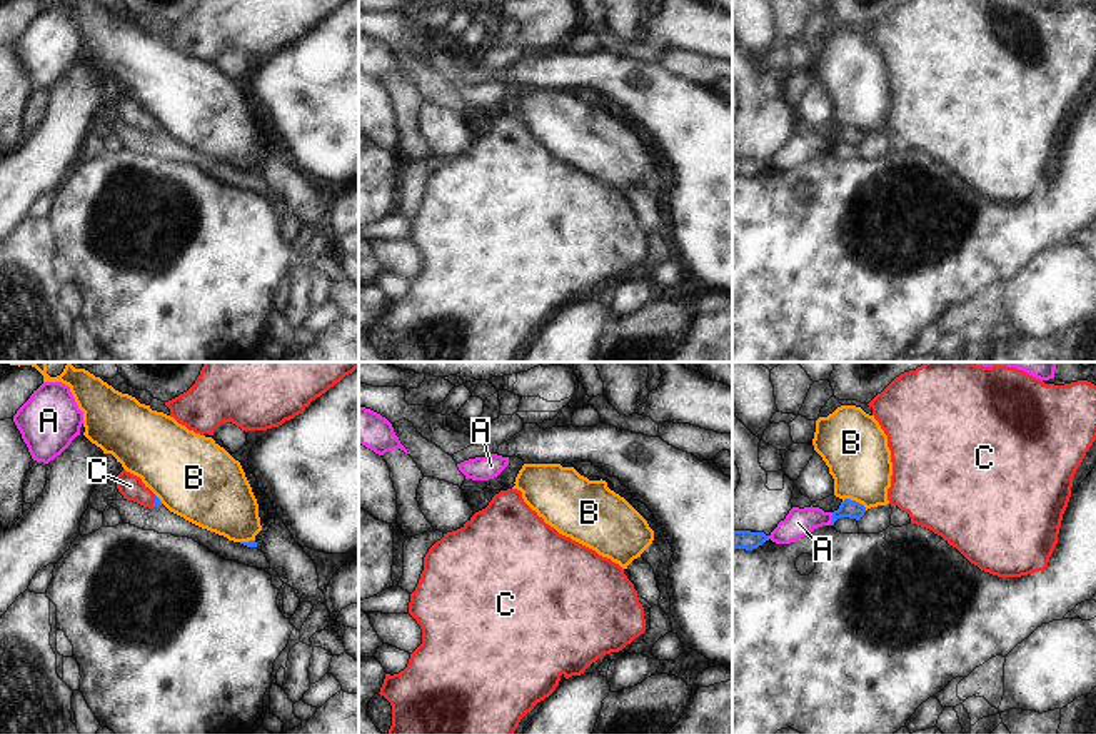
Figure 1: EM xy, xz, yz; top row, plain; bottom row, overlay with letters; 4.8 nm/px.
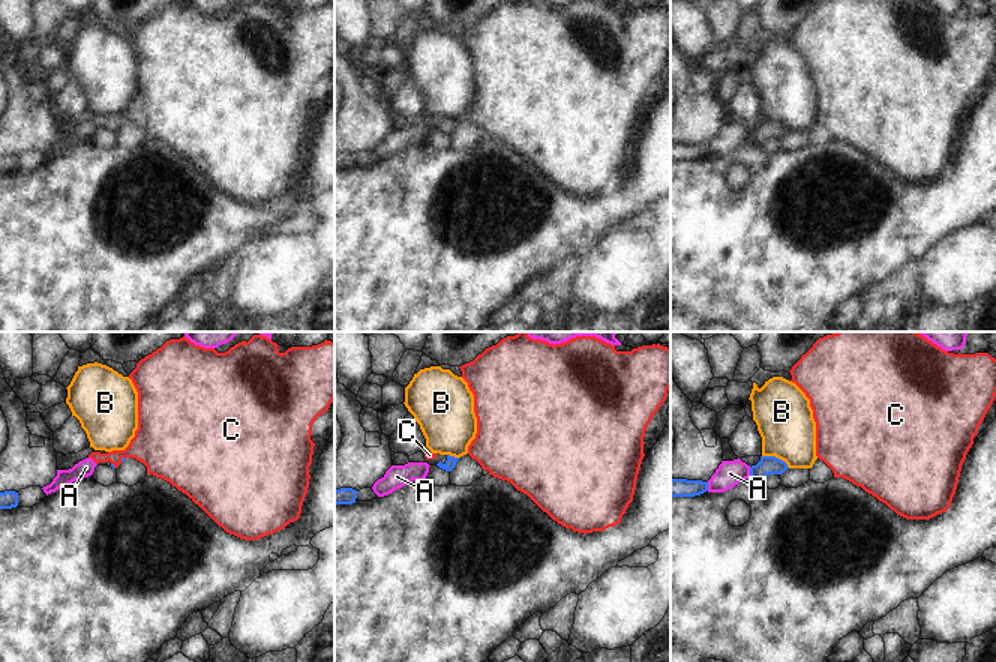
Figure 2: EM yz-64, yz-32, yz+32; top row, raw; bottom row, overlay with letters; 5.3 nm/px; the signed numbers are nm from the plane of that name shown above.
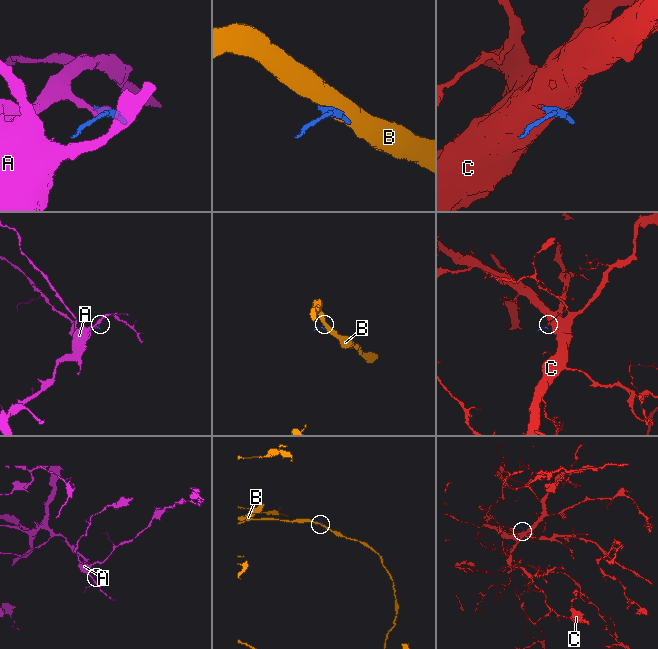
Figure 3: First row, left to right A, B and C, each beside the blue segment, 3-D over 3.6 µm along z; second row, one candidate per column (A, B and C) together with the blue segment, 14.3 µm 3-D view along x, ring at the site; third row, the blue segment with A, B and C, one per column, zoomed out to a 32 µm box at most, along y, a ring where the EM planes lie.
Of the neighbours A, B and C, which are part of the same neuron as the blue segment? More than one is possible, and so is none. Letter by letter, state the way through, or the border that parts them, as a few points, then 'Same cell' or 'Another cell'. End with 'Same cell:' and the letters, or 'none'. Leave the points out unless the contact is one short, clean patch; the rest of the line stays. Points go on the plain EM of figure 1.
A: Boundary: yz (833, 139), (829, 150). Another cell
B: Another cell
C: Path across: xy (157, 129), (155, 127), (147, 125), (130, 112). Same cell
Same cell: C.

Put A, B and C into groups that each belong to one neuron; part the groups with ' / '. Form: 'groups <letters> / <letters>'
groups A / B / C

